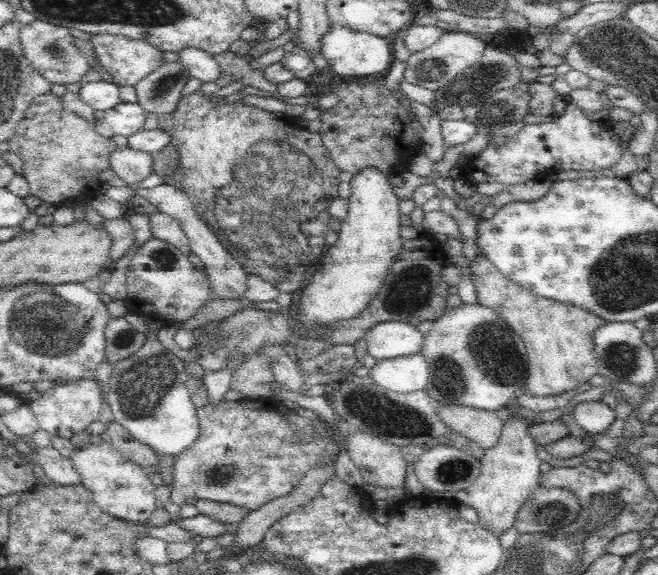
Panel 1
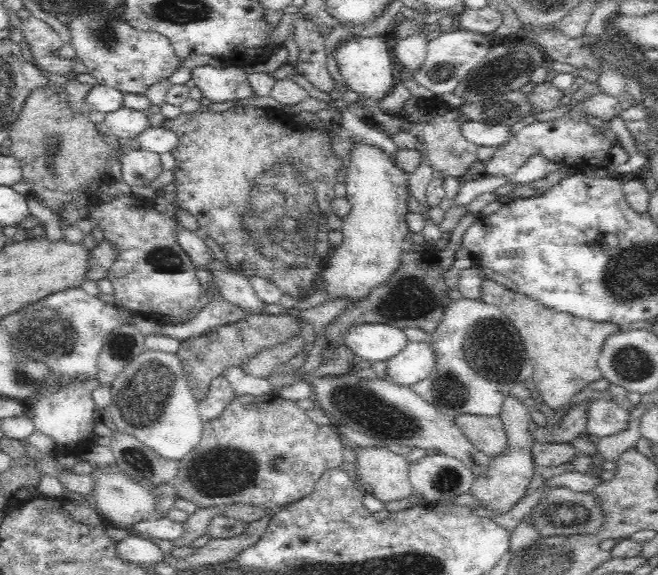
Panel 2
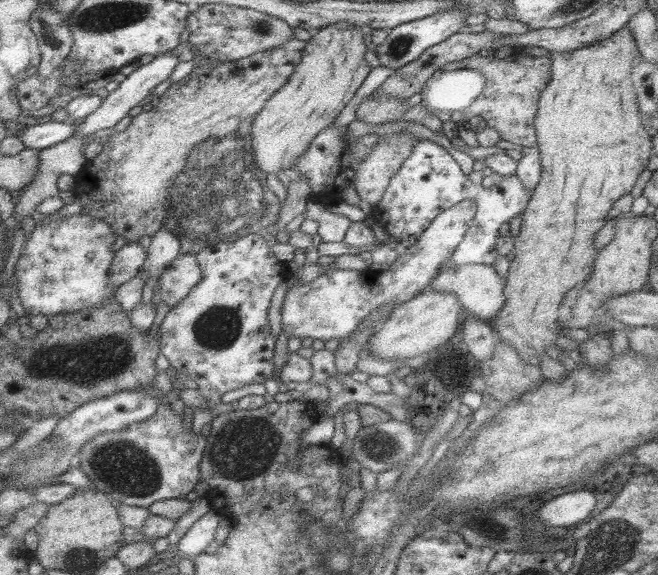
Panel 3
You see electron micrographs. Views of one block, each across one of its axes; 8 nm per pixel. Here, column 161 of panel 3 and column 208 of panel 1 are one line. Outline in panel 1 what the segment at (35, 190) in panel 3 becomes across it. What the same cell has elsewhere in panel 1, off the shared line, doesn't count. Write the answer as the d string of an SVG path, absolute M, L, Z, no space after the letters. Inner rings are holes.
M182 48L178 62L189 71L191 78L204 82L216 82L222 76L222 69L213 55L199 48Z

